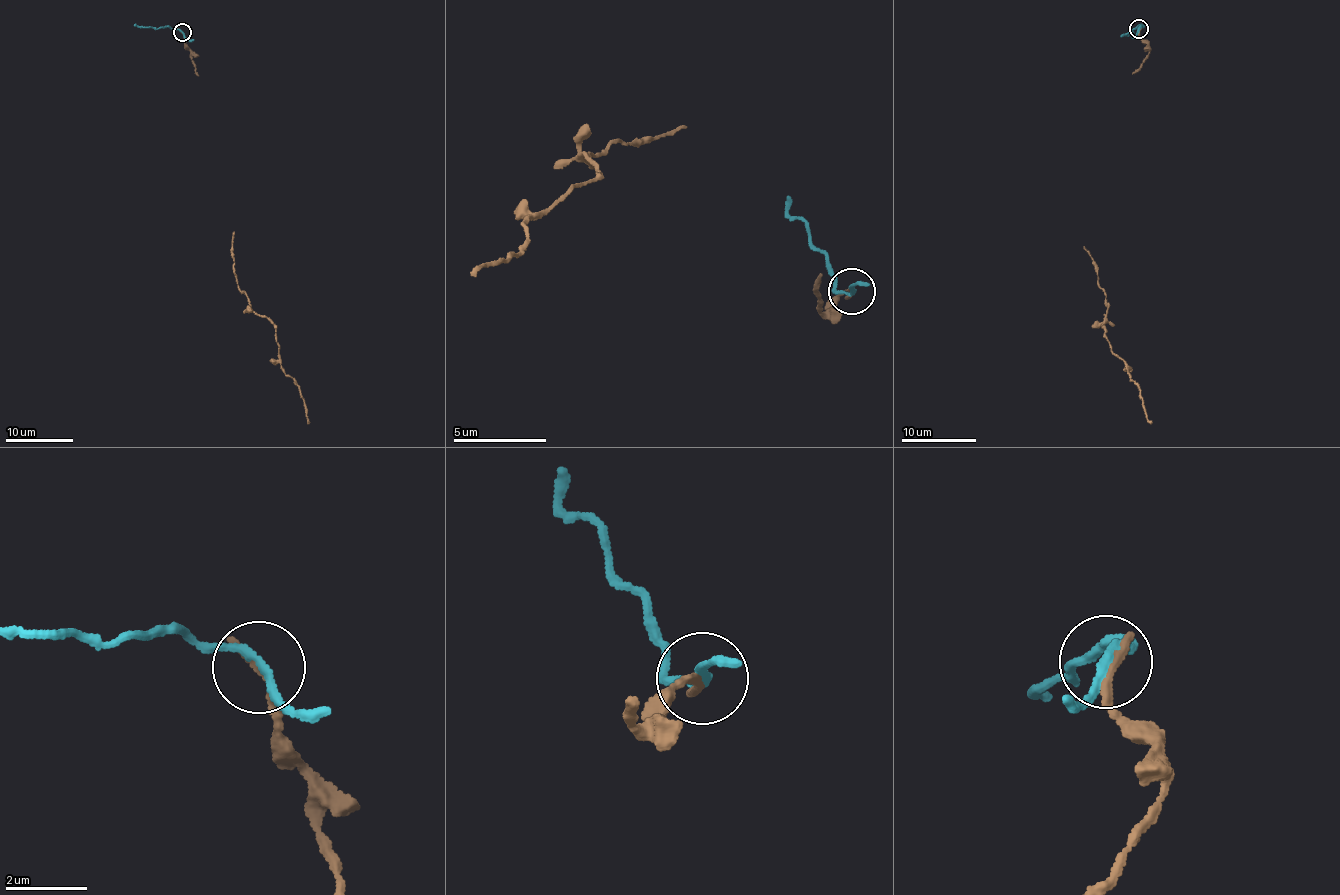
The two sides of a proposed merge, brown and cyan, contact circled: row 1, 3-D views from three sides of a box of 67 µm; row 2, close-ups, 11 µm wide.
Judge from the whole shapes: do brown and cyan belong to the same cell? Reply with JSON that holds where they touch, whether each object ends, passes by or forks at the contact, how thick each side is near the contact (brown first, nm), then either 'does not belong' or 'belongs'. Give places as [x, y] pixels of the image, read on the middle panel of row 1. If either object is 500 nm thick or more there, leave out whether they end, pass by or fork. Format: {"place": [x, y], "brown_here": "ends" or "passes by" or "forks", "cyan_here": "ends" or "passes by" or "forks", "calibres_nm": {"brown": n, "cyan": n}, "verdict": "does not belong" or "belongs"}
{"place": [852, 291], "brown_here": "ends", "cyan_here": "passes by", "calibres_nm": {"brown": 240, "cyan": 190}, "verdict": "does not belong"}

